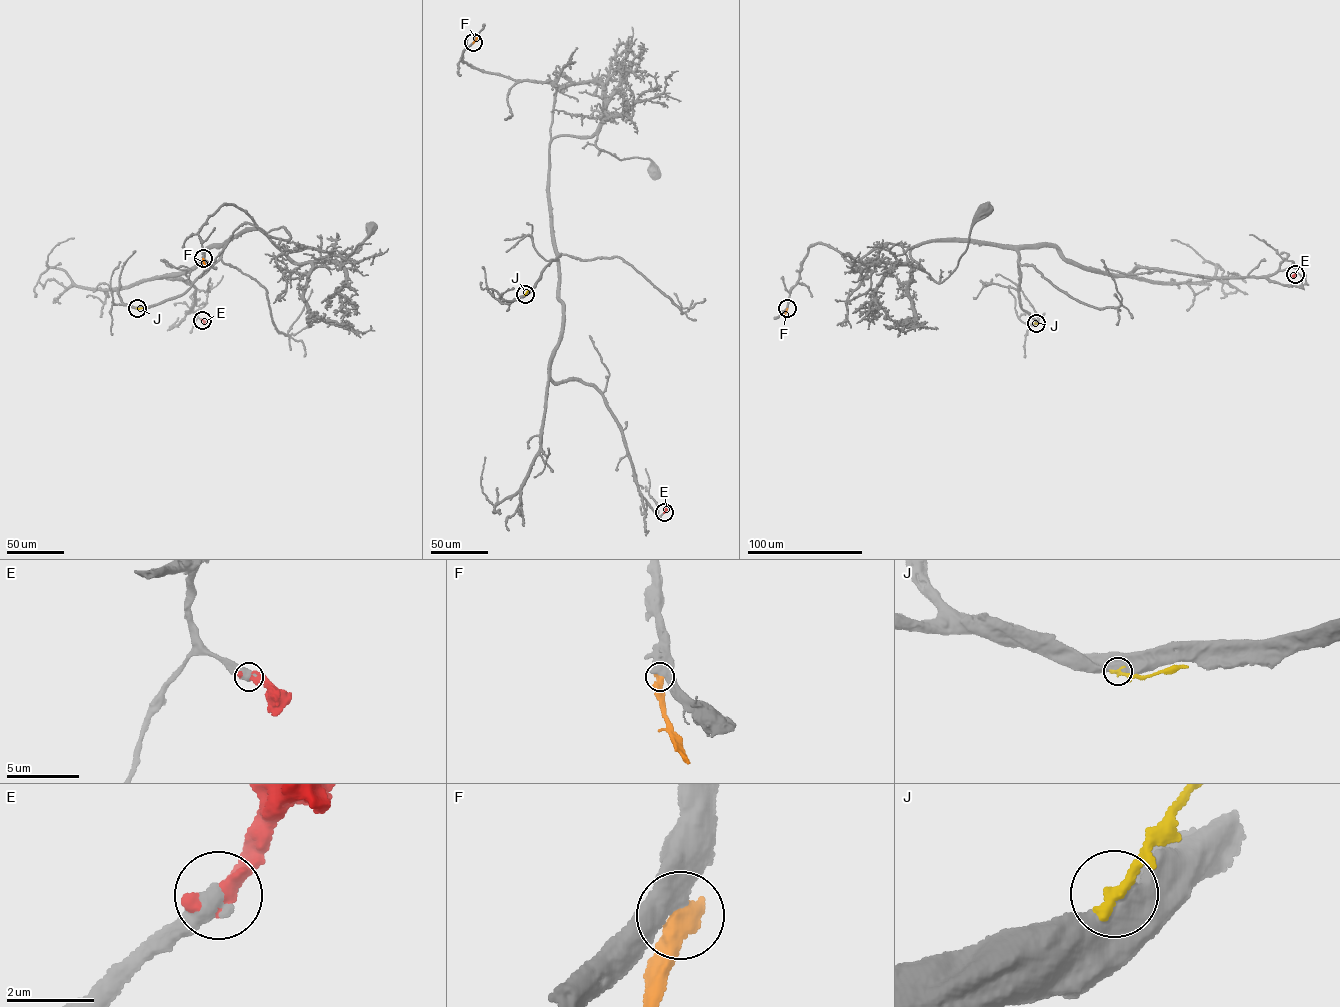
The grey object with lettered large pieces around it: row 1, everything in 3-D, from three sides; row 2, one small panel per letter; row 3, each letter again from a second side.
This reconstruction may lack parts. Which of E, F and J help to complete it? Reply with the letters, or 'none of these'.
E

